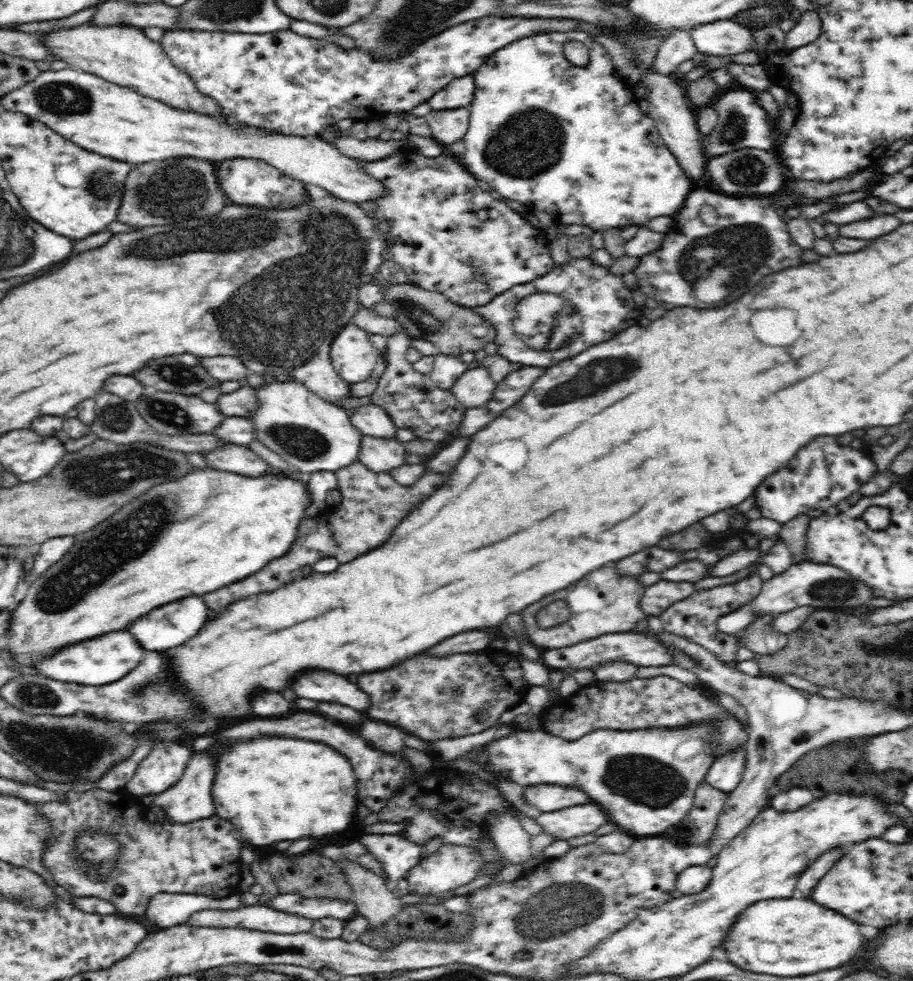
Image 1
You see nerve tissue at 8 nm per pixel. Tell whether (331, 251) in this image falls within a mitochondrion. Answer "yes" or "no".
yes

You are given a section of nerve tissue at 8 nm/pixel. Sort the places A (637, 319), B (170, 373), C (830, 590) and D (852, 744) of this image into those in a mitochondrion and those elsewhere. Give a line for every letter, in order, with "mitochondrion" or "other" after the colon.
A: other
B: mitochondrion
C: mitochondrion
D: other

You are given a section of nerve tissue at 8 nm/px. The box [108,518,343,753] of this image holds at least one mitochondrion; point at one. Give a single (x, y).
(148, 690)

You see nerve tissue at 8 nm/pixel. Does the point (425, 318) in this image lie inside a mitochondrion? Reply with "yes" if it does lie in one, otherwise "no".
yes

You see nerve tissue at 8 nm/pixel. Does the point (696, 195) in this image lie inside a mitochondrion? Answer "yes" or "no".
no

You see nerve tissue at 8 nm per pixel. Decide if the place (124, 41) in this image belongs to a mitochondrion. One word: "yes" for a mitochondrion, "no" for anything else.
no

